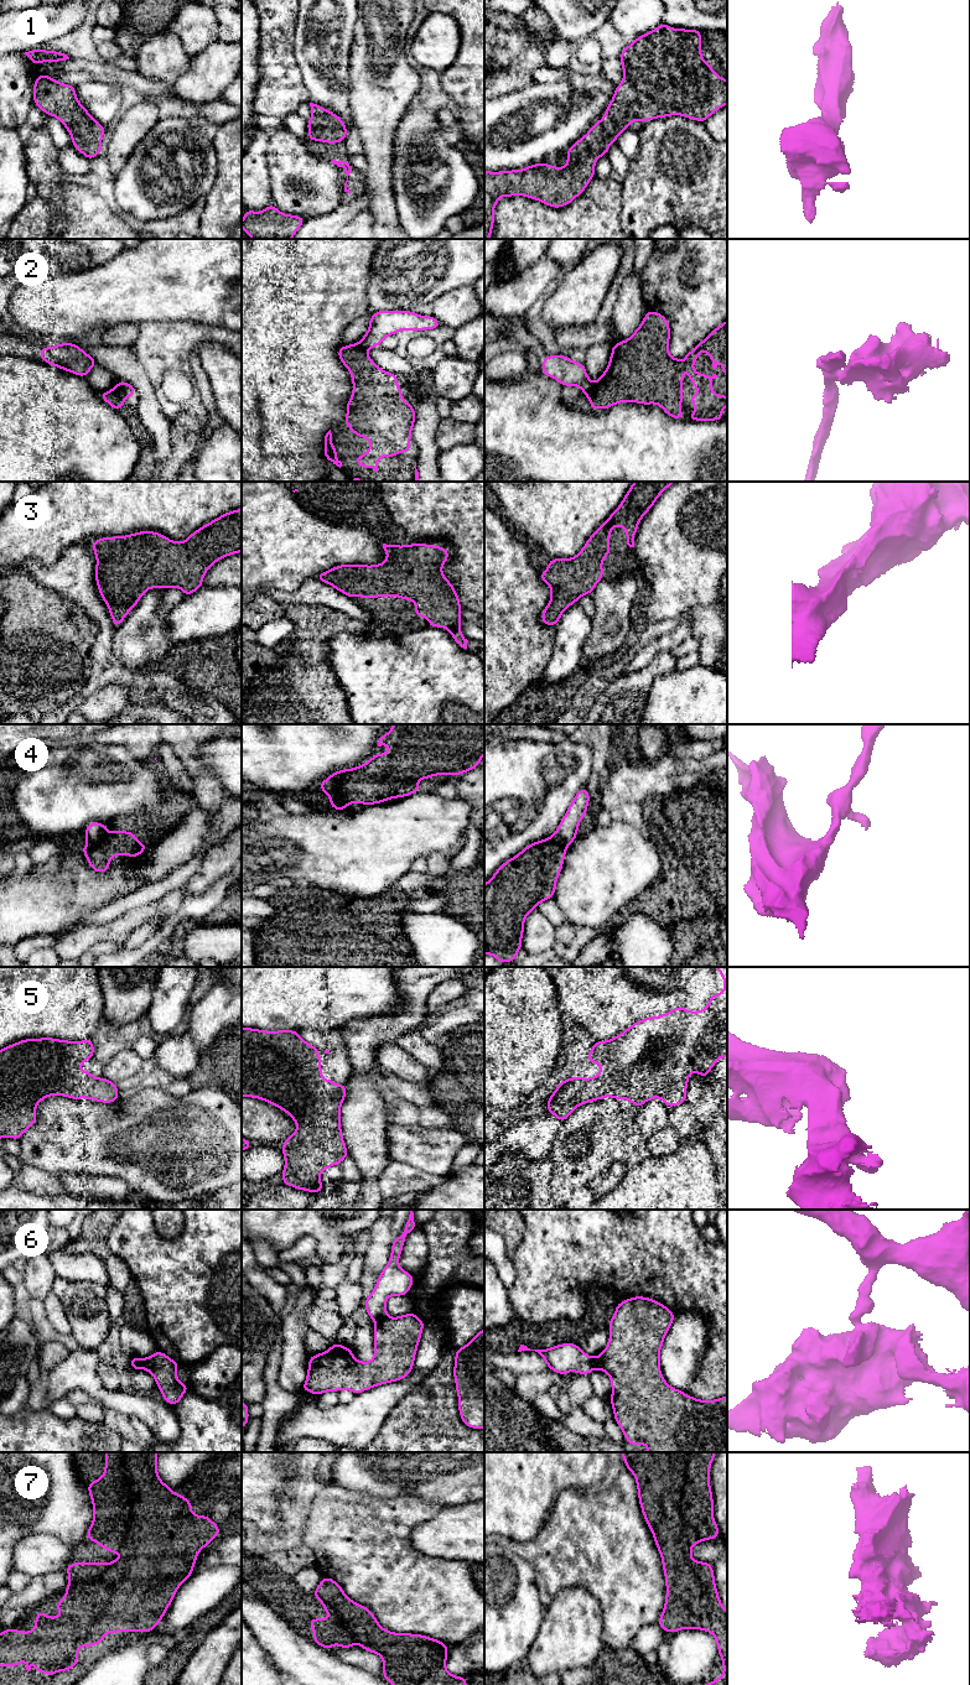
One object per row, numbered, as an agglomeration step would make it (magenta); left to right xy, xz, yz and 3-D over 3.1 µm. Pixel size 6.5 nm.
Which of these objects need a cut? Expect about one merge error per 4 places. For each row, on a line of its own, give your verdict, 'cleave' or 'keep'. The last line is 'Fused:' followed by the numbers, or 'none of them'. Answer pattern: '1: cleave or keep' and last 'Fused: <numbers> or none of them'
1: keep
2: cleave
3: keep
4: cleave
5: keep
6: cleave
7: cleave
Fused: 2, 4, 6, 7

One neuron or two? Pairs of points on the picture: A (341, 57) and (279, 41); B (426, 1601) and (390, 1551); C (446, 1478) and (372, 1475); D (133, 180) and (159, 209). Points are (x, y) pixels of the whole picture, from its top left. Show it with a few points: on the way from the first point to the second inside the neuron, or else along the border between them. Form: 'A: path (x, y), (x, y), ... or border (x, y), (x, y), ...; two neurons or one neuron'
A: border (296, 16), (295, 61), (301, 73); two neurons
B: path (414, 1589), (390, 1564); one neuron
C: path (428, 1475), (390, 1475); one neuron
D: path (140, 187), (155, 202); one neuron

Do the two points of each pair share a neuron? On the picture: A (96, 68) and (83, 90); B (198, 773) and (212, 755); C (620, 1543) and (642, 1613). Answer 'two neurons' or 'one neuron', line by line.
A: two neurons
B: two neurons
C: one neuron

